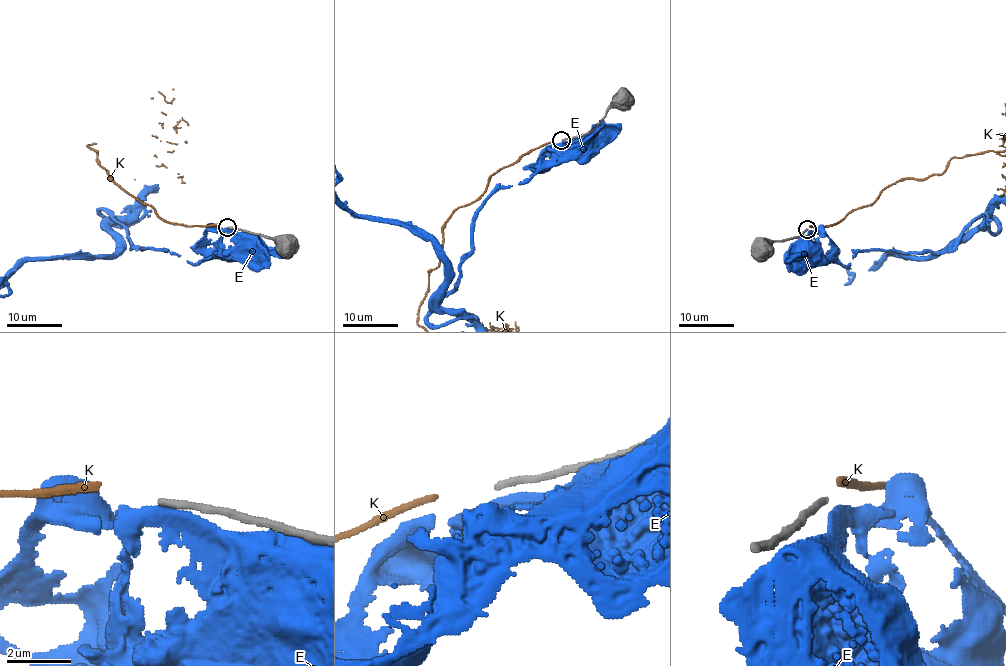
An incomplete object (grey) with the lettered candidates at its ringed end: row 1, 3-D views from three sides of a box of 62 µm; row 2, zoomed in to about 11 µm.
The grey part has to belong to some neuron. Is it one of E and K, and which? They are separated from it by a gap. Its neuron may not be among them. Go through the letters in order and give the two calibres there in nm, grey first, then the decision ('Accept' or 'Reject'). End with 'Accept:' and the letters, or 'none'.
E: Thickness 200 nm (grey) against 280 nm. Reject
K: Thickness 200 nm (grey) against 200 nm. Reject
Accept: none

